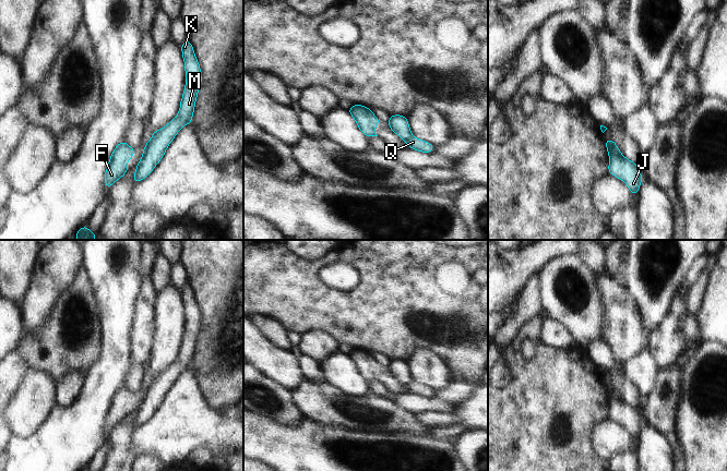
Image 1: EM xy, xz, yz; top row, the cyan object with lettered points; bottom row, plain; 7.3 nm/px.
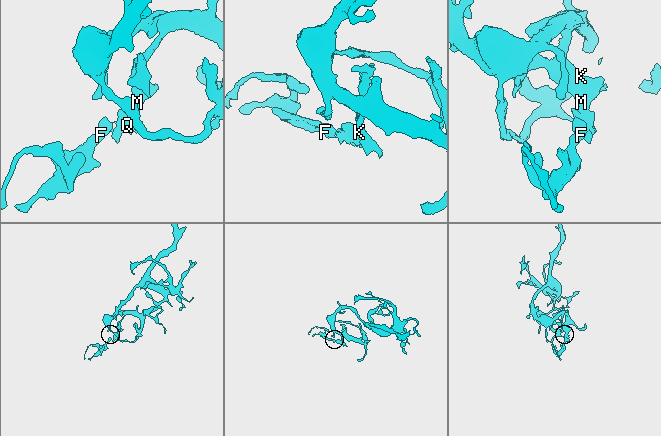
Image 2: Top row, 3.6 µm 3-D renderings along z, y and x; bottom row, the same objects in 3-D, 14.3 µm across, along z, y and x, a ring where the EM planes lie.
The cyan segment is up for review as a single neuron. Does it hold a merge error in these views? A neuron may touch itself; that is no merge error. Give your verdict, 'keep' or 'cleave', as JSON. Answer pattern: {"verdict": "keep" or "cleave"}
{"verdict": "cleave"}

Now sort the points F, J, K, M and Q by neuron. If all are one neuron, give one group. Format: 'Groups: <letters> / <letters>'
Groups: F / J K M Q.

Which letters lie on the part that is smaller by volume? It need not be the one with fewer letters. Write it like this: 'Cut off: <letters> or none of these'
Cut off: F

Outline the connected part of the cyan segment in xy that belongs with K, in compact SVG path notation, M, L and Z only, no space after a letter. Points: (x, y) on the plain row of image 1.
M189 283L180 292L186 314L186 330L180 346L180 354L167 370L158 375L153 375L153 381L145 389L143 401L136 409L136 414L132 423L134 426L145 423L164 401L167 391L180 373L184 369L191 370L196 340L202 327L201 312Z

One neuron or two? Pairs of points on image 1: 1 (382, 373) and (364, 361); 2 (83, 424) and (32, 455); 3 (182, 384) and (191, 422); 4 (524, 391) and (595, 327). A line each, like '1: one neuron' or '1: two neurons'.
1: one neuron
2: one neuron
3: one neuron
4: two neurons

